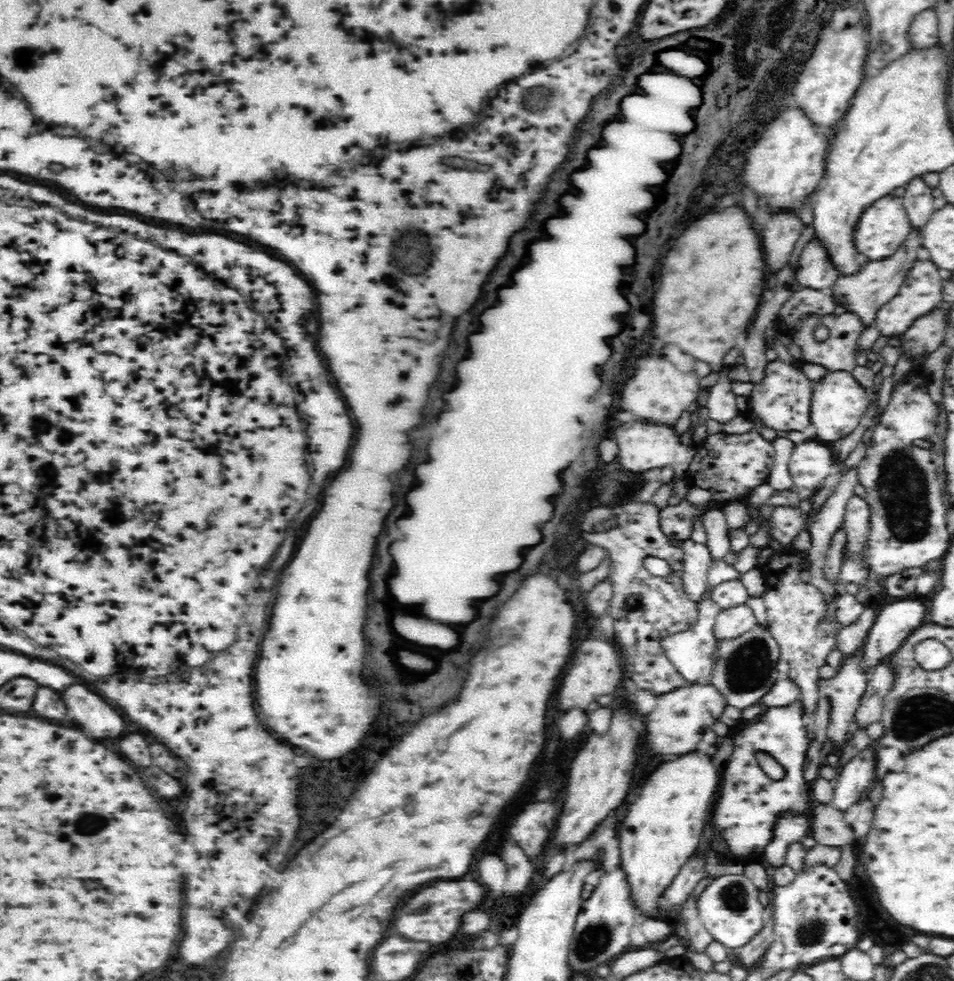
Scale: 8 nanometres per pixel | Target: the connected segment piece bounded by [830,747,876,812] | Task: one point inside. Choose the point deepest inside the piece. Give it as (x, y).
(853, 781)

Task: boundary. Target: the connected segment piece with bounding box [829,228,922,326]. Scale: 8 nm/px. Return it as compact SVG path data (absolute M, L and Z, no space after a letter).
M912 228L908 238L904 240L904 244L894 254L876 262L864 260L855 273L840 275L829 291L834 295L837 304L843 302L845 306L849 306L849 311L862 318L864 325L873 326L876 312L880 310L880 306L884 306L886 302L890 302L889 300L898 294L899 288L908 276L908 272L912 270L912 266L916 262L918 248L922 248L920 230Z

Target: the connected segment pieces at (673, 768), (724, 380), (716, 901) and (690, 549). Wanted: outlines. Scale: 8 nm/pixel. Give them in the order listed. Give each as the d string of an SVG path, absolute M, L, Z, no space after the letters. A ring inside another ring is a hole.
M694 749L658 766L644 782L640 796L630 804L628 816L620 826L620 863L628 873L636 905L644 916L661 916L658 911L658 906L662 906L661 892L701 844L704 820L720 782L721 775L714 768L712 758Z
M722 363L718 371L719 378L708 394L708 416L721 423L728 423L743 414L736 404L736 394L730 387L730 372L731 367Z
M726 874L713 878L697 899L699 919L714 941L728 948L740 948L752 942L764 928L767 910L758 899L758 888L744 874Z
M691 538L685 540L681 548L684 550L681 574L683 589L688 600L698 603L708 588L707 568L711 554L705 544Z

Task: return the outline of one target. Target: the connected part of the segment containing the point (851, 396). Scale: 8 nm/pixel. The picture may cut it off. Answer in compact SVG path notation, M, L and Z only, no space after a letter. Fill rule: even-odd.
M843 370L828 372L822 380L814 383L810 407L811 424L817 430L814 440L833 445L837 442L836 440L852 434L858 428L866 410L868 410L868 406L871 404L871 399L866 391L850 372L844 372Z

